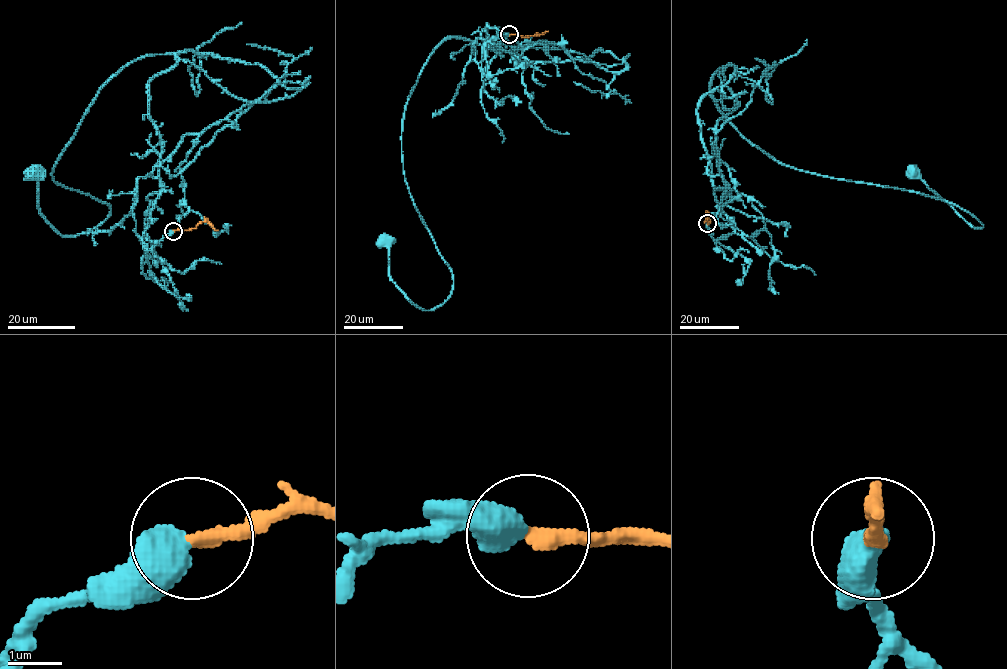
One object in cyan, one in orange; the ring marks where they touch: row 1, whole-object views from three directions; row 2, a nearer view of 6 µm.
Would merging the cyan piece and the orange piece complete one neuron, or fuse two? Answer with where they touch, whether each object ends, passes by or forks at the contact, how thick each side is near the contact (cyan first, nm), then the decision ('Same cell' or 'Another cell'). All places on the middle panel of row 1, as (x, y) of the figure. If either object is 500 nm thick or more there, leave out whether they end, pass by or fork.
Place: (509, 34). Thickness 600 nm (cyan) against 280 nm. Same cell

